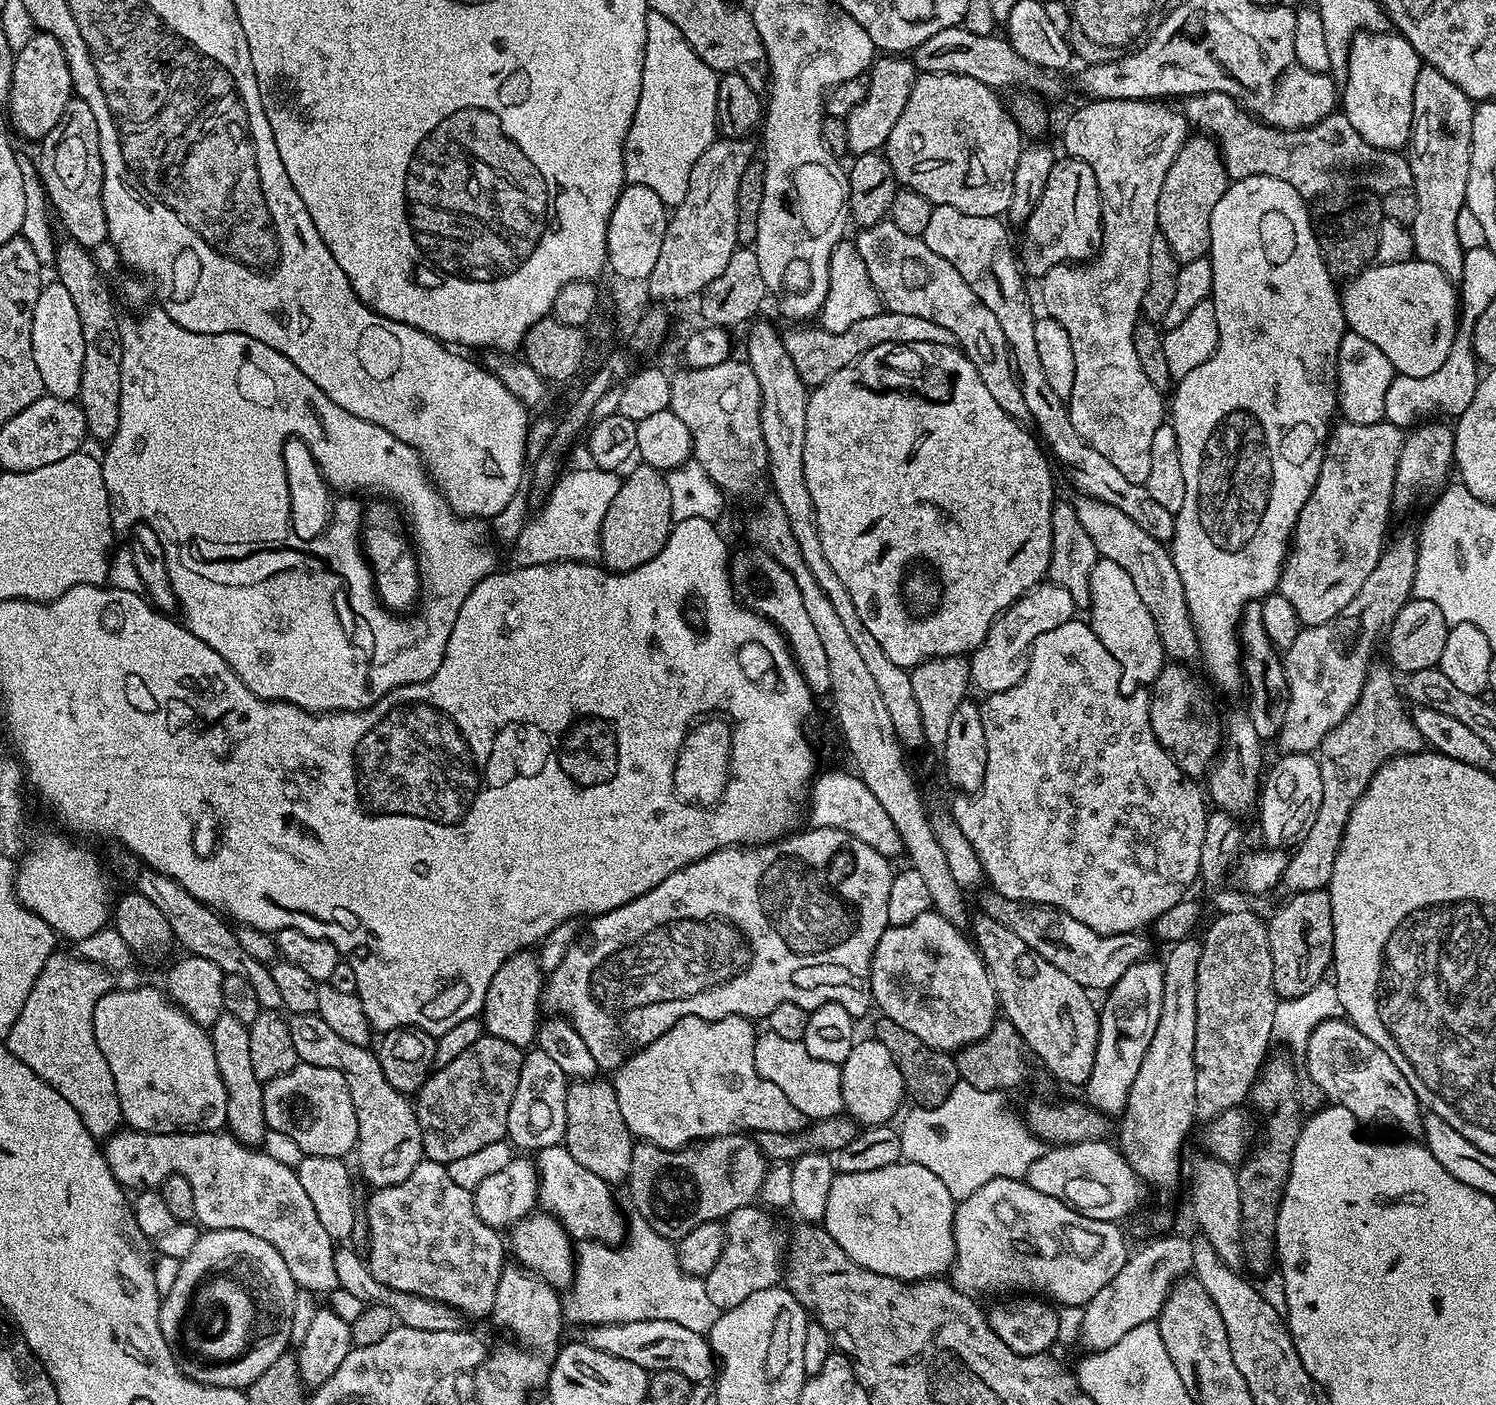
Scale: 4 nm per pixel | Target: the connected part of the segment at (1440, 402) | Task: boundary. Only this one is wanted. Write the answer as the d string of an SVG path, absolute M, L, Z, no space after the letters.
M1457 319L1454 342L1451 343L1450 353L1447 354L1442 366L1424 378L1412 378L1409 375L1398 374L1392 380L1386 392L1385 420L1402 430L1415 427L1418 423L1427 421L1436 413L1450 414L1459 418L1474 400L1480 377L1480 363L1473 350L1473 332L1477 322L1468 324L1468 332L1464 332L1464 321Z

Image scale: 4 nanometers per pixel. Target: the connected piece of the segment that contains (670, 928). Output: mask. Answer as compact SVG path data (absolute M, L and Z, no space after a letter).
M809 827L808 832L797 831L770 844L755 846L733 846L720 848L698 862L688 864L682 870L670 874L658 886L654 886L646 894L634 898L634 902L626 902L626 906L618 906L614 910L595 917L588 928L588 933L581 935L573 942L566 958L553 971L547 973L542 1004L549 1013L559 1014L569 1020L578 1030L578 1038L586 1042L586 1050L594 1054L597 1069L615 1073L624 1065L628 1057L633 1056L639 1048L646 1047L654 1038L666 1034L674 1022L687 1016L697 1016L707 1020L721 1020L727 1016L747 1016L756 1022L767 1018L774 1006L782 1006L782 1002L794 1002L806 1009L814 1009L823 1004L837 1004L850 1013L853 1018L860 1018L873 1007L872 987L870 986L870 966L874 958L874 950L882 938L884 931L890 927L886 914L886 898L890 898L890 882L894 875L890 860L872 850L870 846L860 842L858 838L844 833L840 829Z

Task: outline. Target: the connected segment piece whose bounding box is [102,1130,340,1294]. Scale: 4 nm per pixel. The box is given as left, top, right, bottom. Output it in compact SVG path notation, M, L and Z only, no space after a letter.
M117 1130L103 1141L102 1151L110 1166L110 1174L114 1174L121 1188L144 1190L149 1186L160 1186L168 1176L181 1176L190 1184L194 1194L195 1219L205 1229L246 1230L254 1234L254 1238L270 1242L270 1246L282 1254L282 1262L286 1262L286 1270L290 1270L290 1278L294 1278L297 1289L313 1294L327 1294L339 1288L338 1273L334 1270L337 1245L330 1234L326 1234L322 1222L318 1222L318 1214L306 1190L302 1190L302 1182L298 1182L295 1168L276 1162L263 1150L238 1142L227 1130L170 1134Z

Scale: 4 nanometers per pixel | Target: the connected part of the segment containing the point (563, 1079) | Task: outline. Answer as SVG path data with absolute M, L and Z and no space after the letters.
M532 1050L525 1055L517 1089L514 1090L513 1101L510 1103L506 1135L517 1149L539 1150L563 1141L566 1130L566 1090L569 1083L569 1077L550 1059L550 1054Z

